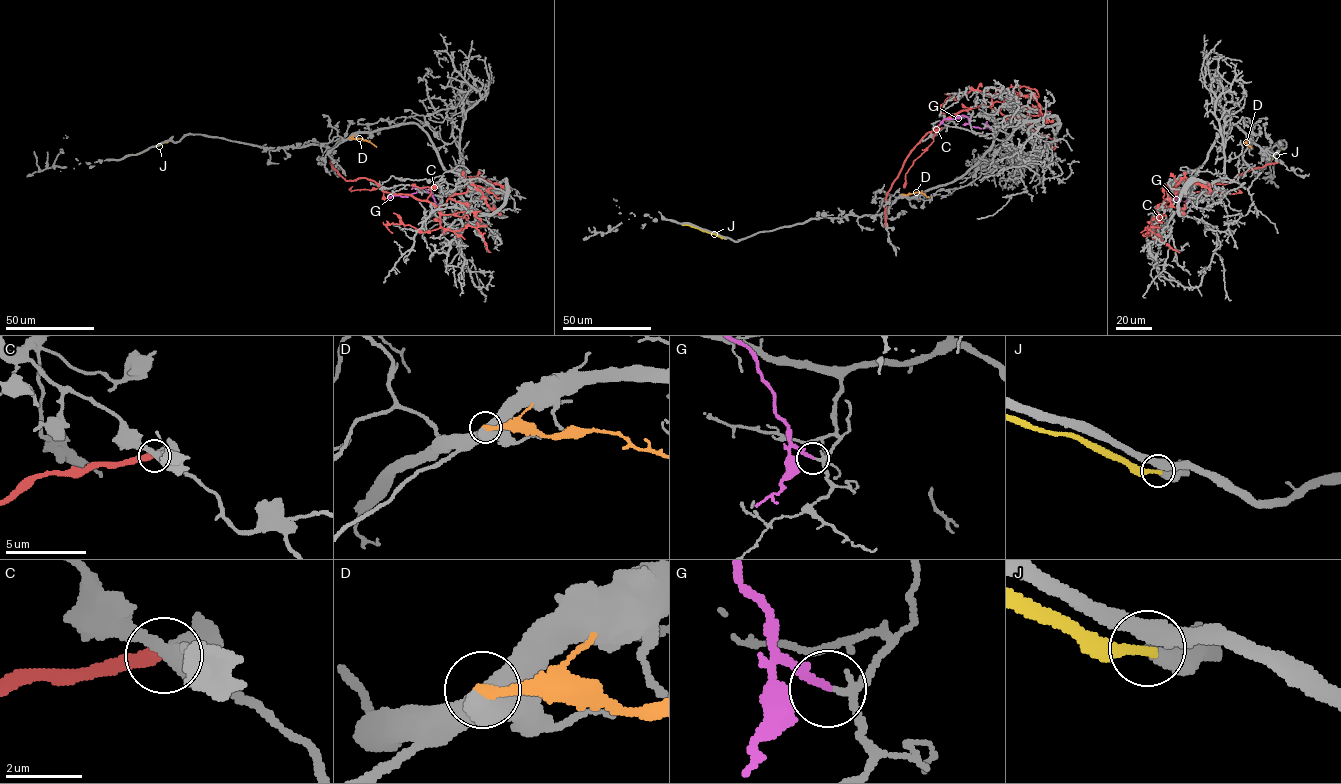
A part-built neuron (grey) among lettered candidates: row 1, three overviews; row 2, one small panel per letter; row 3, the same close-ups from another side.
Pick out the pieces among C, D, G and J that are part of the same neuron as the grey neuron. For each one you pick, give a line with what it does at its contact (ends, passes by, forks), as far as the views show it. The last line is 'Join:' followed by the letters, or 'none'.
Join: none

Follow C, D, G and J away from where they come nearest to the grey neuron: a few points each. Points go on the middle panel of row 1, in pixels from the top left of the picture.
C: (886, 227), (891, 184), (910, 151), (945, 119), (991, 107), (1020, 117), (1055, 142), (1049, 145)
D: (900, 195), (918, 192), (929, 197)
G: (991, 129), (972, 126), (964, 115), (945, 118), (939, 125)
J: (724, 238), (682, 225)

